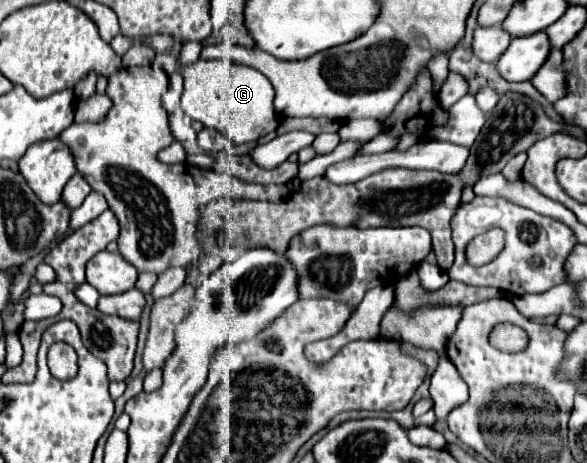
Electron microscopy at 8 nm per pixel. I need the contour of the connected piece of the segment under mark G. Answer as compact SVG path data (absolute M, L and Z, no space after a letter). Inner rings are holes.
M197 59L195 63L185 65L181 75L185 81L181 109L205 127L221 131L235 145L253 143L277 129L279 121L273 107L273 85L259 71L221 59Z

